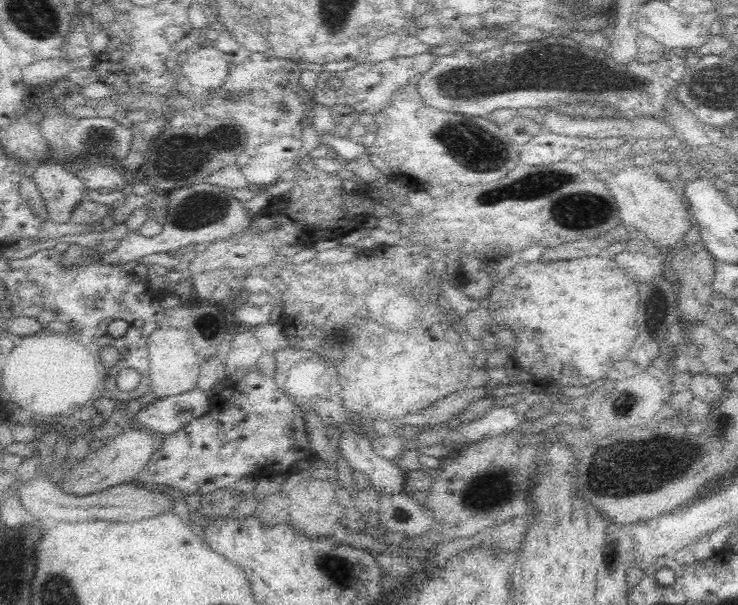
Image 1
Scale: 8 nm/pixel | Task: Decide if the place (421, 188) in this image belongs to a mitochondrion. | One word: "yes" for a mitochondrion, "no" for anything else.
no

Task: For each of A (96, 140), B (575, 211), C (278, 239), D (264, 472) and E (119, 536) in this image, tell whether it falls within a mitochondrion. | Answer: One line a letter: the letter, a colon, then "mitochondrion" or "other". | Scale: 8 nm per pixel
A: mitochondrion
B: mitochondrion
C: other
D: other
E: other

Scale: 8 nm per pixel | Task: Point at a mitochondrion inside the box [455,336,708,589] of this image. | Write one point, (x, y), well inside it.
(624, 469)

